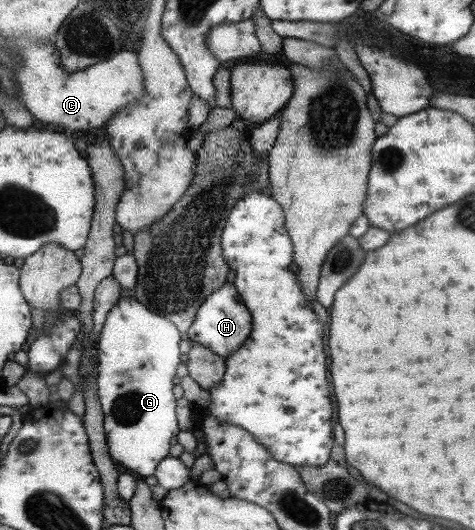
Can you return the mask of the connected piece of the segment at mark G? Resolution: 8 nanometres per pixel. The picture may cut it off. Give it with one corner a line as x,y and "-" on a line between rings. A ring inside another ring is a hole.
133,295
119,299
111,307
99,335
97,385
109,454
115,464
122,465
130,470
130,473
141,474
144,478
153,475
159,463
169,456
171,439
179,433
177,417
175,417
177,399
173,397
173,387
175,387
173,379
177,367
181,365
179,341
181,335
176,325
171,323
171,320
151,311

